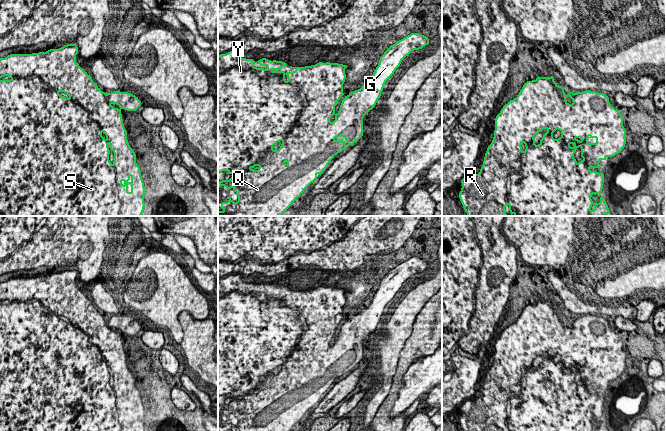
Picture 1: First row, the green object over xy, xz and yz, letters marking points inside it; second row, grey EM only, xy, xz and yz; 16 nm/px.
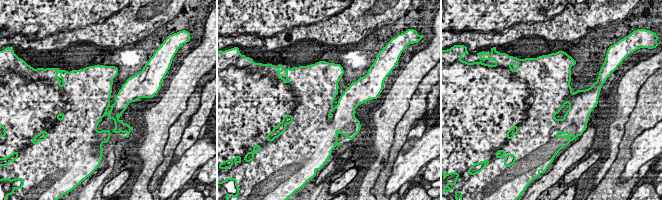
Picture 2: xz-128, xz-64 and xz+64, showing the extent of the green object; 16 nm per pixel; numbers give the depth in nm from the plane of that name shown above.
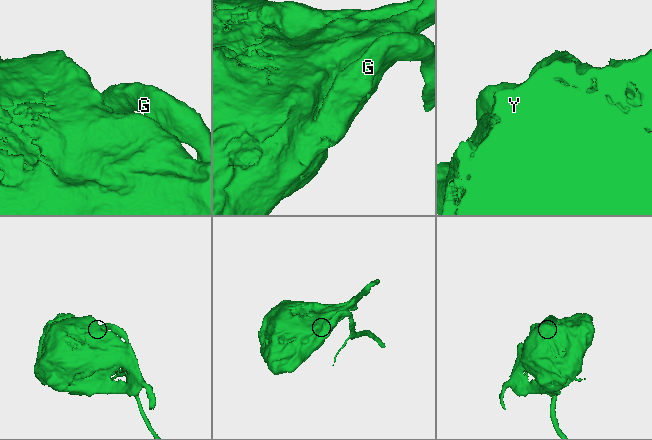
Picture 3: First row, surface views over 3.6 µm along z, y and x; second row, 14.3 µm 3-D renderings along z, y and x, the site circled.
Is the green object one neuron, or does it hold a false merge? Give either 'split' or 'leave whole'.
leave whole

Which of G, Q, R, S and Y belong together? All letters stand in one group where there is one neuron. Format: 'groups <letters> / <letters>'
groups G Q R S Y

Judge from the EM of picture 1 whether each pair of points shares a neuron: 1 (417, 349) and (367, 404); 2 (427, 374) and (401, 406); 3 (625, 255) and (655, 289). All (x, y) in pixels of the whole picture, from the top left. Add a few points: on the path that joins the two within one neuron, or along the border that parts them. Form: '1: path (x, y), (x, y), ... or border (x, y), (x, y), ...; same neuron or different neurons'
1: border (400, 352), (392, 385), (385, 397); different neurons
2: path (419, 382), (406, 398); same neuron
3: border (642, 263), (638, 266); different neurons

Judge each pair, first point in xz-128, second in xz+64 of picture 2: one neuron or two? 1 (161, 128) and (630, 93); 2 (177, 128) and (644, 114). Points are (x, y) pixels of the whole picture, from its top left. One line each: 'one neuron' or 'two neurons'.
1: one neuron
2: one neuron

